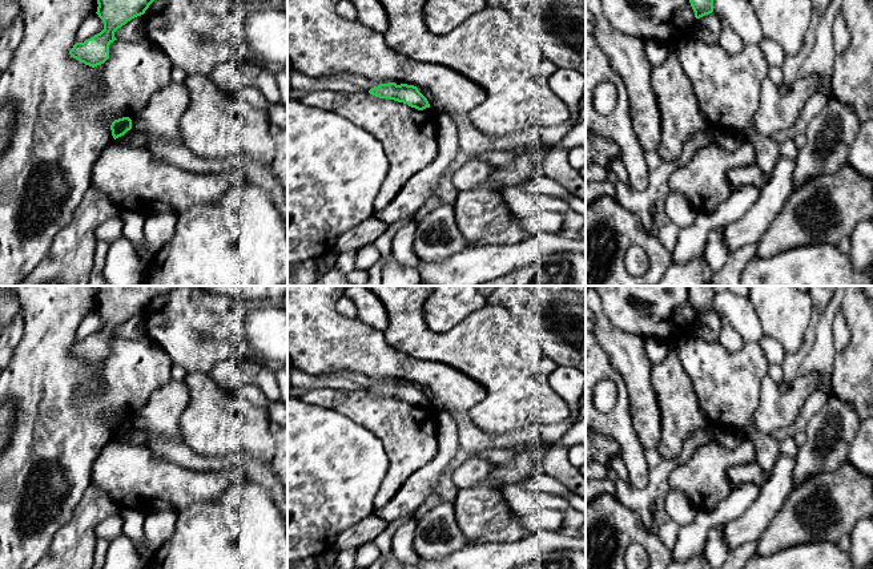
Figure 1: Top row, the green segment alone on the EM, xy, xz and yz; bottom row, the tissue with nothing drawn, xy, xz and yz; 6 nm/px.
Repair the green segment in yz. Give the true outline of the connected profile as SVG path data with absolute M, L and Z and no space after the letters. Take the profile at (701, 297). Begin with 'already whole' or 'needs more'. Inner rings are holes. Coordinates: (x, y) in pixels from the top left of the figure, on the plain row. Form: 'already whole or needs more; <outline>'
already whole; M688 286L688 294L696 316L713 310L715 291L711 286Z

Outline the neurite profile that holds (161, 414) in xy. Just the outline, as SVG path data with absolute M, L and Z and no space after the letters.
M170 380L156 390L148 401L132 416L132 427L145 435L161 435L182 441L181 416L190 400L185 382Z

